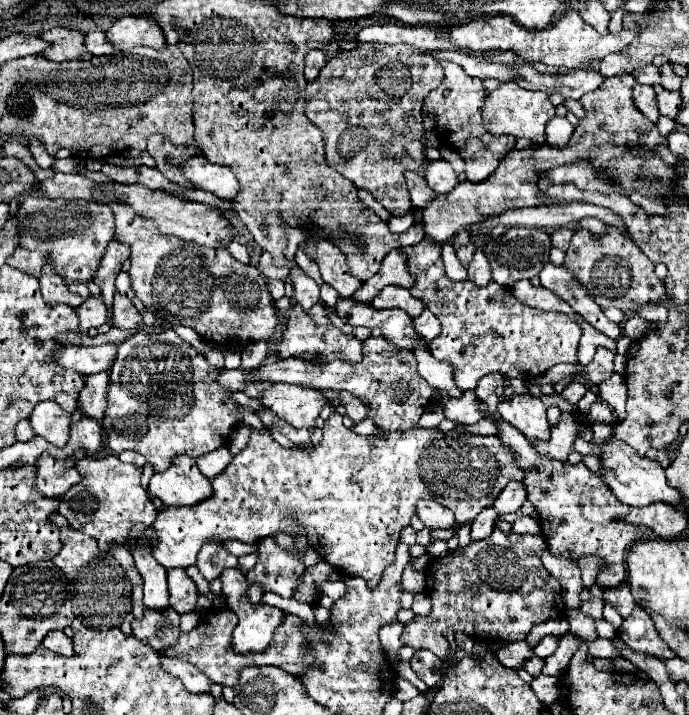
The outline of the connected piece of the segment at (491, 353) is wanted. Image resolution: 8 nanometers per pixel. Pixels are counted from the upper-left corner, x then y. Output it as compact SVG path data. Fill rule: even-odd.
M423 238L419 244L407 246L405 252L409 270L415 276L411 296L419 298L441 320L441 334L429 342L429 350L437 360L453 366L457 388L473 390L477 380L487 372L503 372L507 378L531 382L559 362L577 362L581 328L567 314L529 308L511 294L511 288L495 282L481 288L469 280L453 282L445 274L437 276L435 272L445 270L441 246L433 240Z

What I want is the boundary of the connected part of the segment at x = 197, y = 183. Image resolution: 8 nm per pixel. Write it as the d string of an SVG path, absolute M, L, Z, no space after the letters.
M193 156L187 162L179 164L179 170L197 190L211 192L223 200L233 200L235 192L239 192L239 182L233 172L225 166L211 164L207 158Z

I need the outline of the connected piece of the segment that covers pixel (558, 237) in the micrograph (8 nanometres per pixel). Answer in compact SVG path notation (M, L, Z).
M557 228L557 230L551 234L551 242L553 242L555 248L567 250L571 236L573 236L573 230L569 230L569 228Z

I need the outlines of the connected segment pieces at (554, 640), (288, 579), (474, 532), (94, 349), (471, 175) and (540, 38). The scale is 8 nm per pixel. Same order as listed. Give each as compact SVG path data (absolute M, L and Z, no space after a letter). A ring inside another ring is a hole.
M545 636L545 638L541 638L541 640L537 642L537 646L533 648L533 652L535 652L539 658L549 656L551 652L555 652L557 644L559 644L559 638L557 638L557 636Z
M303 528L293 536L295 550L283 550L273 536L259 540L259 558L253 570L249 570L247 582L259 582L265 592L277 592L283 598L291 598L295 586L303 576L303 554L309 546L309 538Z
M487 506L479 512L479 516L473 520L471 524L471 540L483 540L493 532L495 520L497 520L497 512L493 506Z
M117 344L101 346L59 346L53 352L53 362L61 368L71 368L83 376L107 370L117 354Z
M441 62L441 68L445 72L445 80L439 88L431 90L429 96L423 100L423 116L435 116L435 128L437 138L441 144L451 146L463 160L465 160L465 174L469 182L479 182L491 176L495 168L499 166L499 160L515 146L513 136L495 136L485 128L483 122L483 104L487 98L487 90L483 88L483 82L479 78L471 78L453 62Z
M565 10L557 22L549 24L541 30L527 30L521 24L515 24L509 16L489 16L489 18L475 18L467 24L453 26L451 38L461 48L471 50L513 50L525 62L543 62L547 66L565 66L565 68L581 68L587 60L603 60L611 52L621 52L635 36L635 30L621 28L619 34L599 34L593 26L585 24L575 10Z

